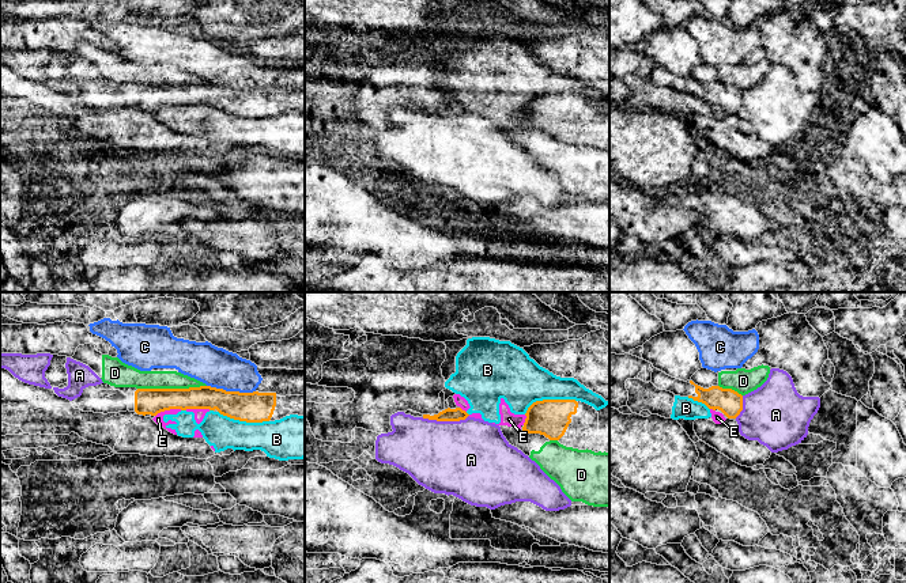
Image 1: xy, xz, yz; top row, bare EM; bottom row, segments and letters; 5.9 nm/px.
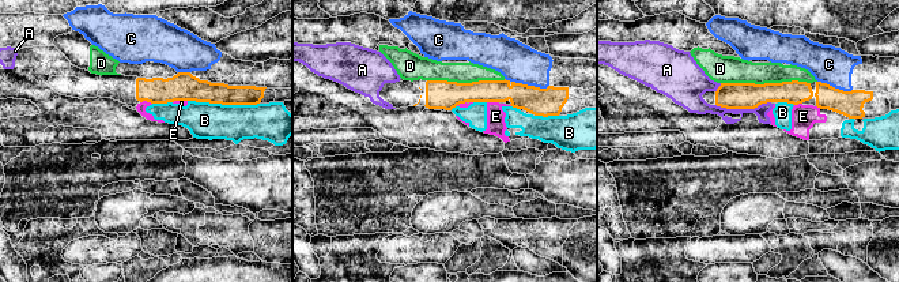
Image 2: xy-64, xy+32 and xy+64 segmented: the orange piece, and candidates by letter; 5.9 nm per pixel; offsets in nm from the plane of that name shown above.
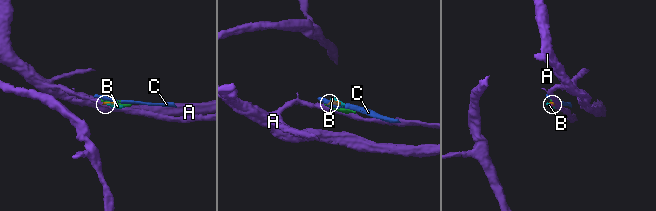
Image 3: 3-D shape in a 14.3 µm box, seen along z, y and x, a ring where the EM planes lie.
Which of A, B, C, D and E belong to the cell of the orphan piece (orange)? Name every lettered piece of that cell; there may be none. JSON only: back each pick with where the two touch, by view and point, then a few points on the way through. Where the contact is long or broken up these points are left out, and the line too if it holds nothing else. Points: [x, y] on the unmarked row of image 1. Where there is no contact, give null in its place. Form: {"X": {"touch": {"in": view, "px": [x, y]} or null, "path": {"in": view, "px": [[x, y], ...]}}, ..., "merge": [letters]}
{"merge": []}

